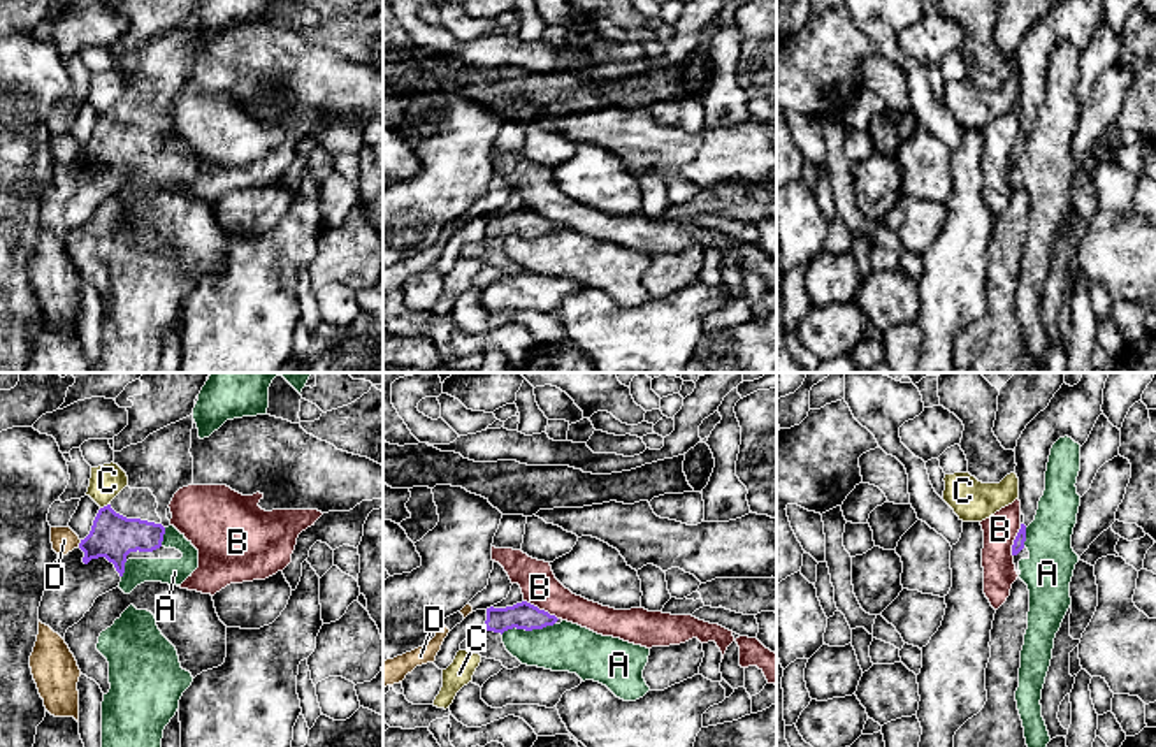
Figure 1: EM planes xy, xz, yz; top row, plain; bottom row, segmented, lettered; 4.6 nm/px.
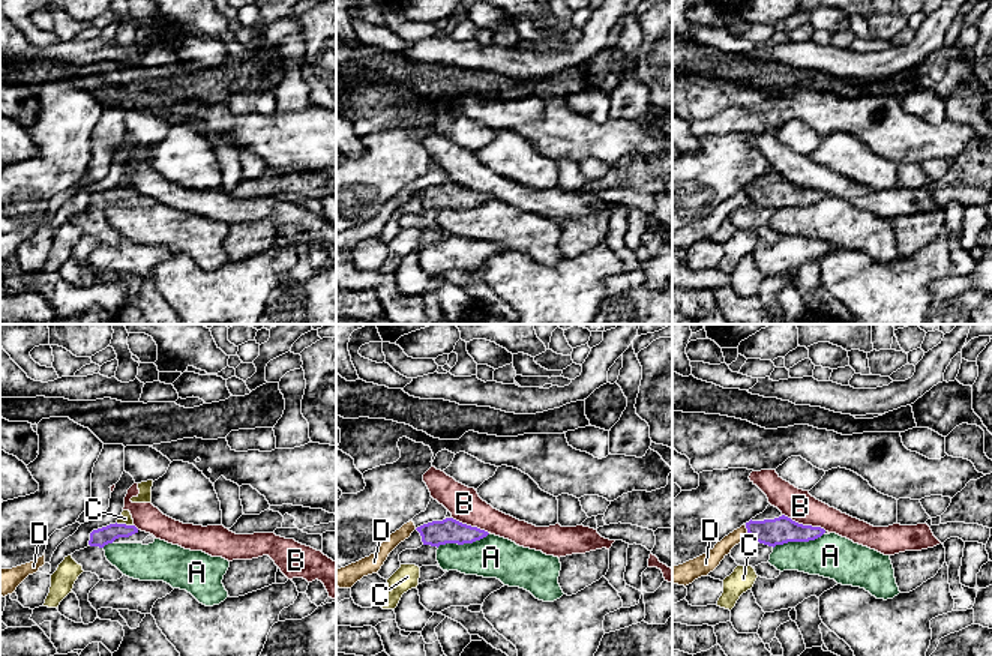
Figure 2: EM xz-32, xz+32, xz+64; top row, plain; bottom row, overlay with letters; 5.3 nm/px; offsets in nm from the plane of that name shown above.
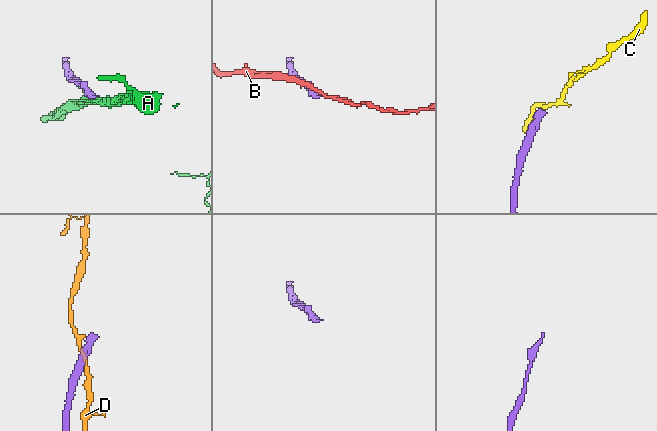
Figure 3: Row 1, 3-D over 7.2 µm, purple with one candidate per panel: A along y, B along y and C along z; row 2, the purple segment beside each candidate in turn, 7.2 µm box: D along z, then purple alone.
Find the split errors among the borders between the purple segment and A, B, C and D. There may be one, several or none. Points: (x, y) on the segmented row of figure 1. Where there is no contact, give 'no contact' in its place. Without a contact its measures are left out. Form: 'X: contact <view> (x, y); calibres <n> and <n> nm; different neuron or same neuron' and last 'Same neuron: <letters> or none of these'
A: contact xz (527, 630); calibres 130 and 220 nm; different neuron
B: contact xz (541, 610); calibres 130 and 170 nm; different neuron
C: contact xy (104, 507); calibres 200 and 150 nm; different neuron
D: contact xy (79, 543); calibres 200 and 120 nm; different neuron
Same neuron: none of these

